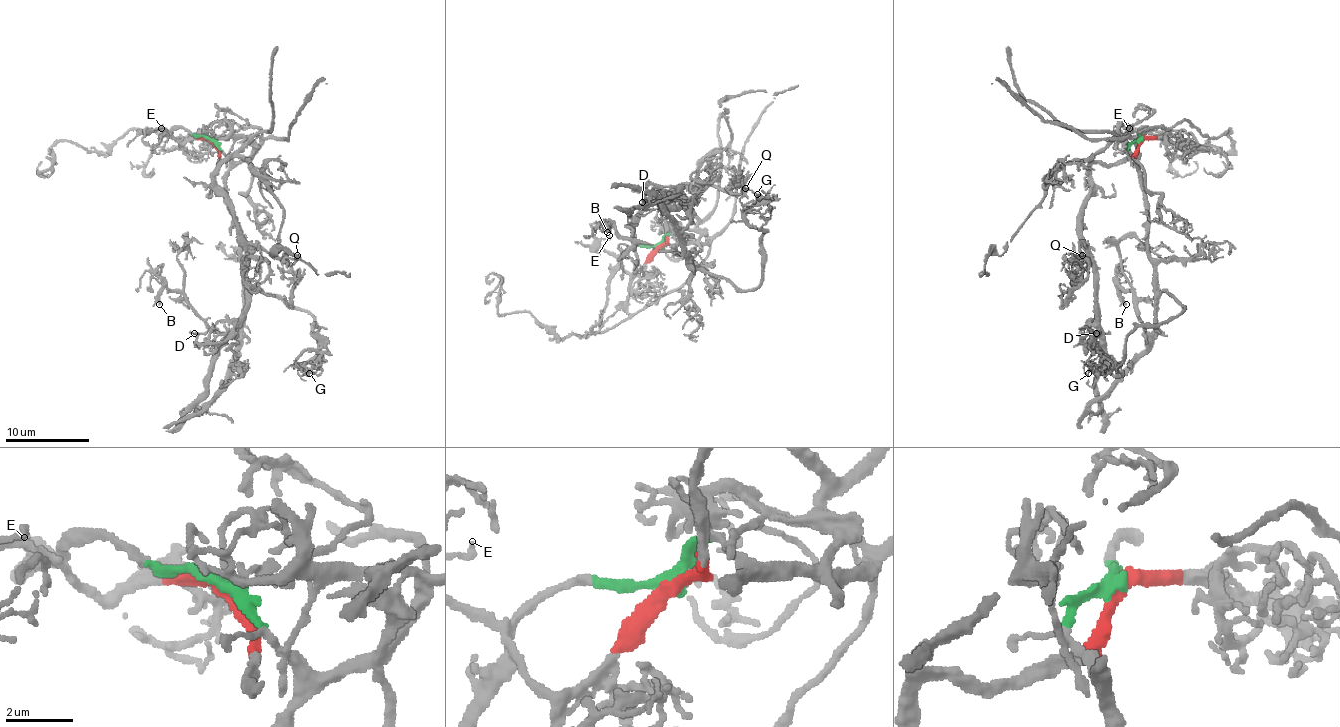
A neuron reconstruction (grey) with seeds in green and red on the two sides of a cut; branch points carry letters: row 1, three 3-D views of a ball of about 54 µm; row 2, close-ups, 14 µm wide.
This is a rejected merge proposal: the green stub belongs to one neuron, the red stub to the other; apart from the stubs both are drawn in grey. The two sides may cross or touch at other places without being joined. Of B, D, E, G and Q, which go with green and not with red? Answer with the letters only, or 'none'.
B, G

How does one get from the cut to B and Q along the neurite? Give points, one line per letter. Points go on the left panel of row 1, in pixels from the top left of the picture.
B: (211, 139), (228, 164), (243, 328), (218, 334), (186, 299), (165, 288), (159, 305)
Q: (211, 141), (220, 164), (216, 189), (224, 198), (232, 225), (247, 242), (260, 244), (275, 256), (298, 254)

